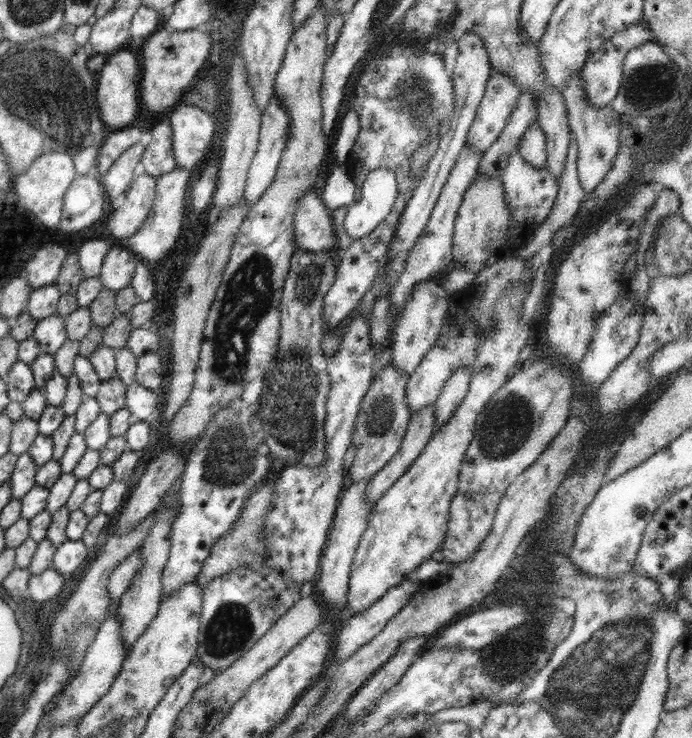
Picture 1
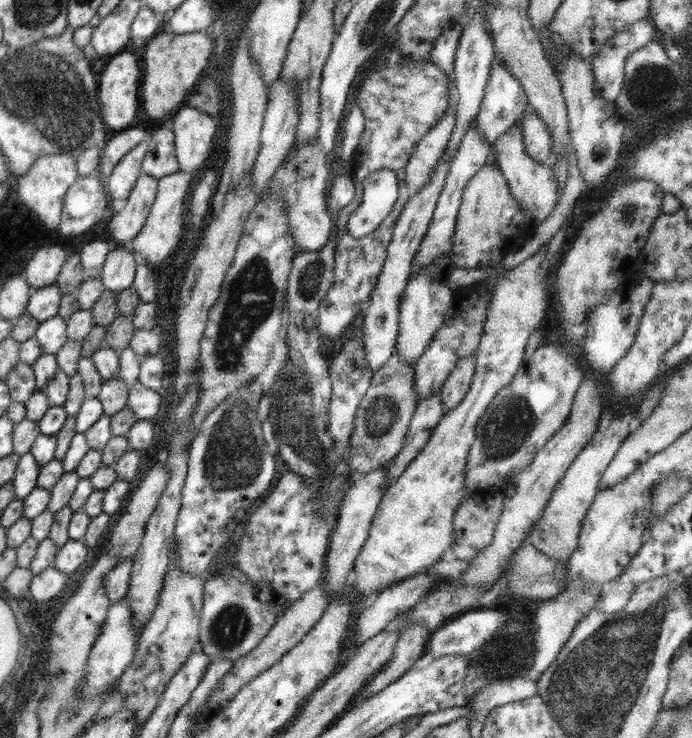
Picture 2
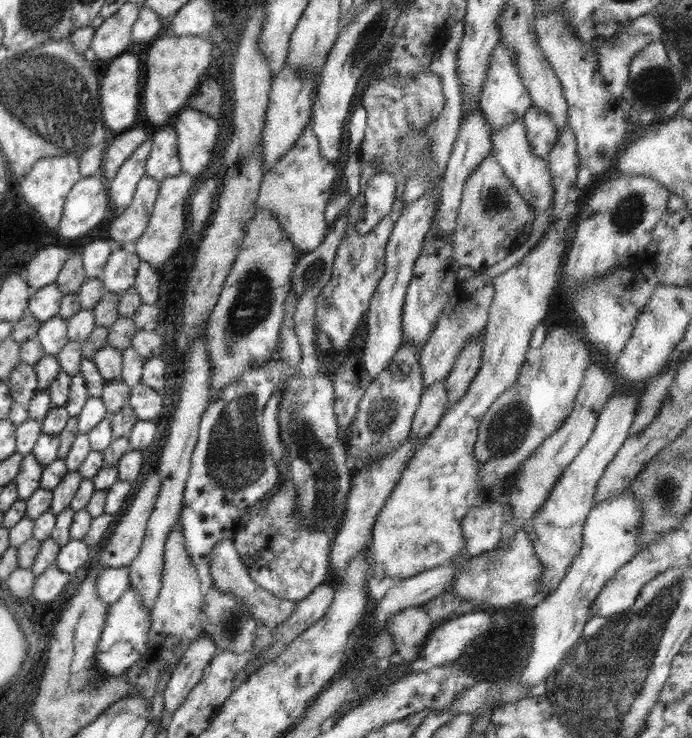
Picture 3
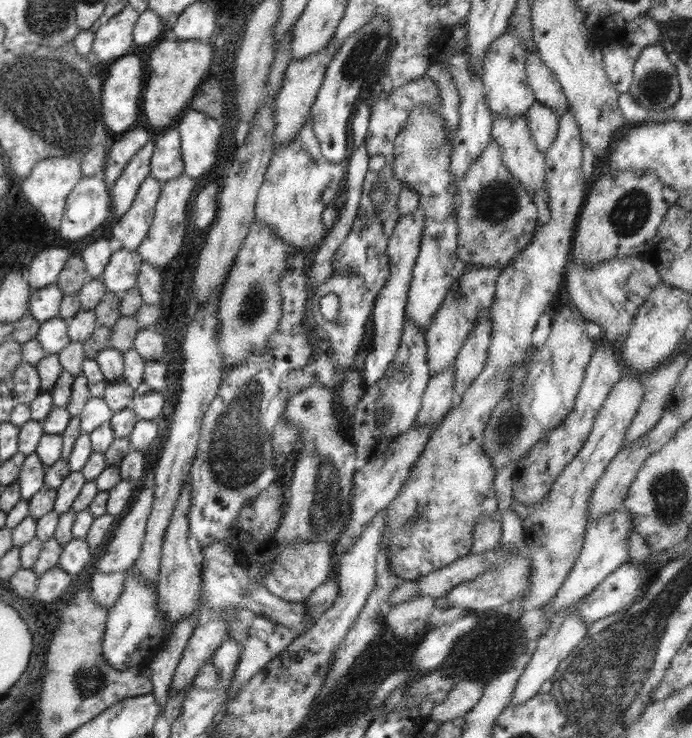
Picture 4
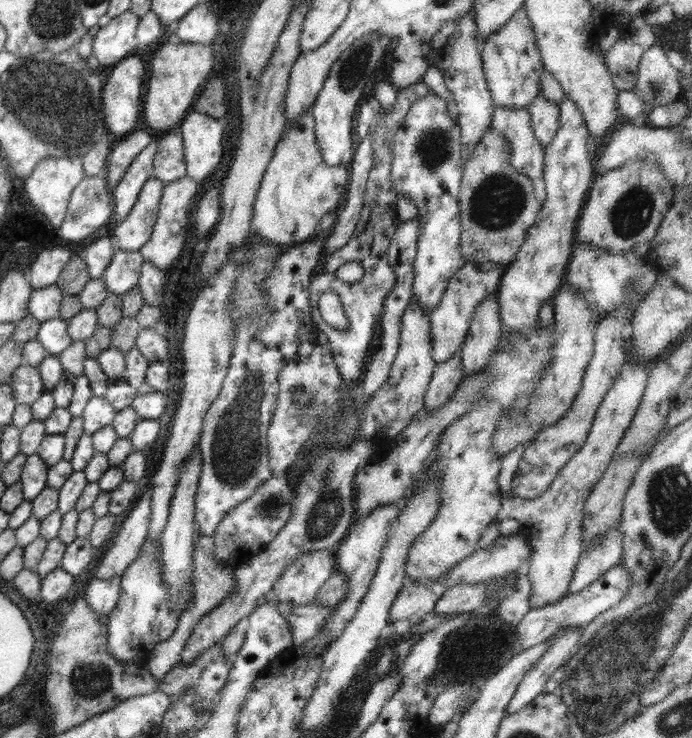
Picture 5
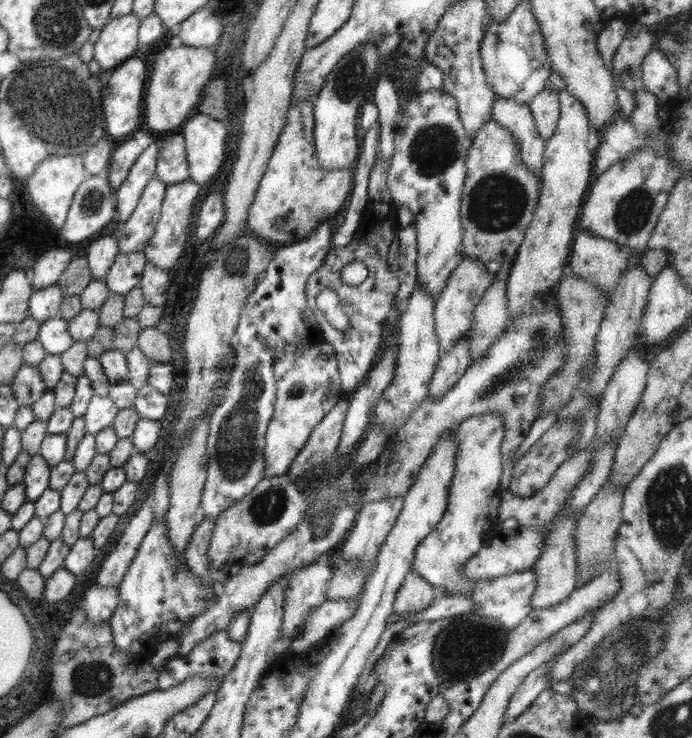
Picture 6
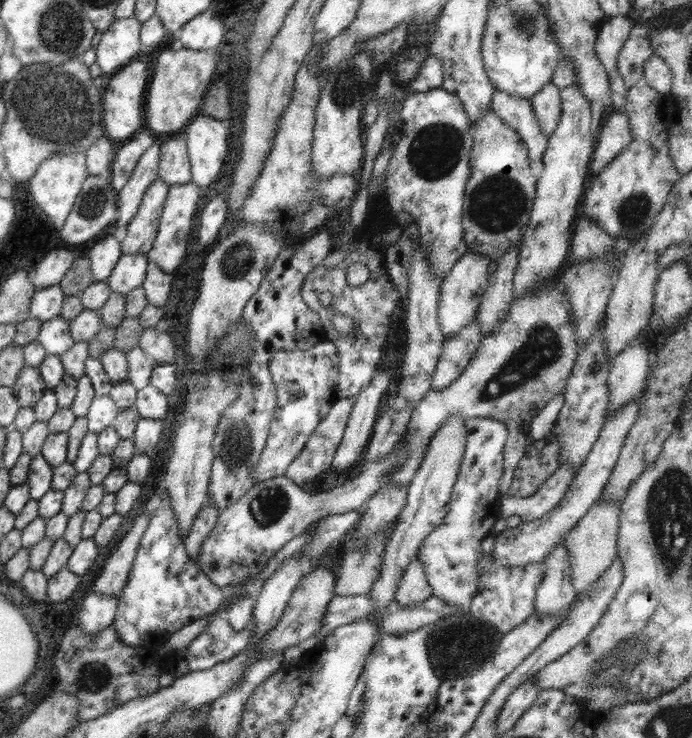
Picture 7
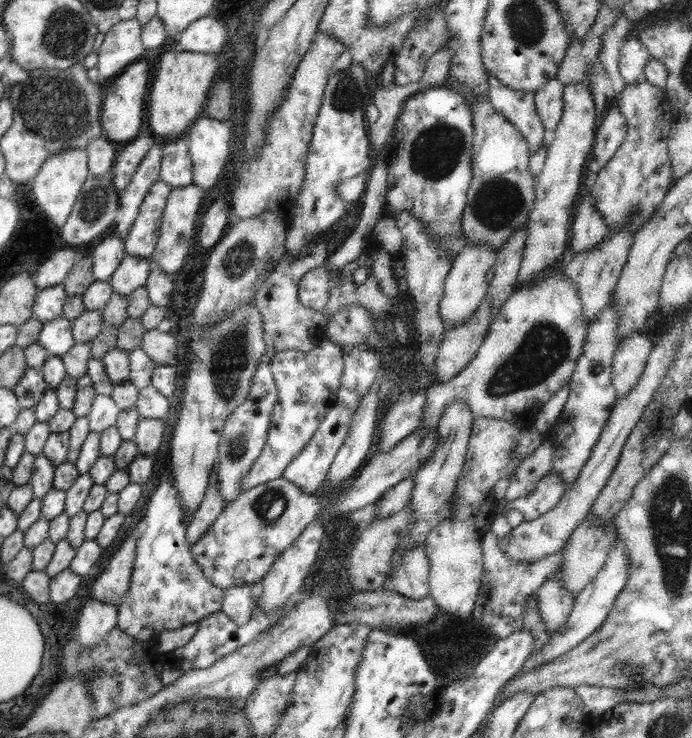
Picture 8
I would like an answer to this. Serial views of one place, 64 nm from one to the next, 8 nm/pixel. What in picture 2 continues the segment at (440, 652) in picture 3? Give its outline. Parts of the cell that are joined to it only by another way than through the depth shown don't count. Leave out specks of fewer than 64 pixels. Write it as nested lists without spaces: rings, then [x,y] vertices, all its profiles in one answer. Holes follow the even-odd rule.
[[[490,607],[468,610],[433,632],[425,653],[432,654],[433,660],[440,656],[466,656],[494,637],[506,620],[506,614]]]

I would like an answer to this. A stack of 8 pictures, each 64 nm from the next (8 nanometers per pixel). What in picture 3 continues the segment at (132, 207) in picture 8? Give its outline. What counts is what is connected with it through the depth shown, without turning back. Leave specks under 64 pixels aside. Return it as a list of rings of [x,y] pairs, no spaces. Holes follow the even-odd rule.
[[[145,140],[142,143],[106,185],[108,198],[115,211],[128,208],[140,178],[146,175],[146,162],[151,154],[153,143],[152,140]]]

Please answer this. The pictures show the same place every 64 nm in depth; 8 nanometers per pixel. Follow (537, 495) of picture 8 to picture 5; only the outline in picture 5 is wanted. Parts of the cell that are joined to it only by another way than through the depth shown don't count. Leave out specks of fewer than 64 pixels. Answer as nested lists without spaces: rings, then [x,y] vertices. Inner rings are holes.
[[[628,358],[620,374],[614,379],[612,387],[606,391],[592,428],[580,450],[556,473],[550,487],[535,500],[525,500],[513,493],[501,498],[501,510],[498,521],[516,520],[521,525],[522,534],[530,539],[533,554],[524,566],[528,579],[532,583],[529,605],[531,608],[545,607],[562,599],[568,592],[568,584],[583,554],[583,507],[587,496],[598,483],[598,479],[610,461],[614,458],[616,447],[632,422],[636,409],[640,406],[647,385],[648,367]]]

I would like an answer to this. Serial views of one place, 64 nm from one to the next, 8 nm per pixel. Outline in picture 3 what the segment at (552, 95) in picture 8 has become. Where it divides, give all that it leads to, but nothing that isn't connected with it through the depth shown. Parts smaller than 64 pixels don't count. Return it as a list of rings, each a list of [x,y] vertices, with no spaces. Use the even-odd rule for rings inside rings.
[[[534,106],[528,108],[522,120],[526,129],[526,138],[533,152],[547,160],[559,137],[556,123],[552,121],[552,117],[548,117],[548,114]]]

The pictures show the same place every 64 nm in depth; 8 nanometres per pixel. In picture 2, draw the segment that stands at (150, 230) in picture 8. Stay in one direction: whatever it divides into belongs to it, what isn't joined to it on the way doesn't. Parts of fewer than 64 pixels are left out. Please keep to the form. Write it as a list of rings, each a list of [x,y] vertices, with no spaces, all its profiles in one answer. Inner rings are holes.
[[[142,172],[130,192],[130,198],[123,205],[114,207],[110,234],[118,240],[116,245],[128,246],[130,240],[136,238],[154,204],[157,186],[158,179]]]

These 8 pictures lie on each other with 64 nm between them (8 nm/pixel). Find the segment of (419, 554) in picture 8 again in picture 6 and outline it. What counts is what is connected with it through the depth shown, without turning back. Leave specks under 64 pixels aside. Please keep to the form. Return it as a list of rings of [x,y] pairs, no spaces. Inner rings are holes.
[[[411,569],[396,593],[393,604],[395,614],[410,615],[424,609],[434,599],[432,590],[434,587]]]

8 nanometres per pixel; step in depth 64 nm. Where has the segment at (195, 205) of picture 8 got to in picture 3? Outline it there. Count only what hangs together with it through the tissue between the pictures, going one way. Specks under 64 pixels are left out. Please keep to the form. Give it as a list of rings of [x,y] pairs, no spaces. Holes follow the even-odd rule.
[[[184,172],[159,181],[159,191],[148,226],[133,247],[133,251],[142,261],[158,267],[158,264],[166,262],[176,252],[176,248],[180,246],[180,234],[184,232],[186,226],[186,208],[193,192],[192,188],[194,188],[194,178]]]

